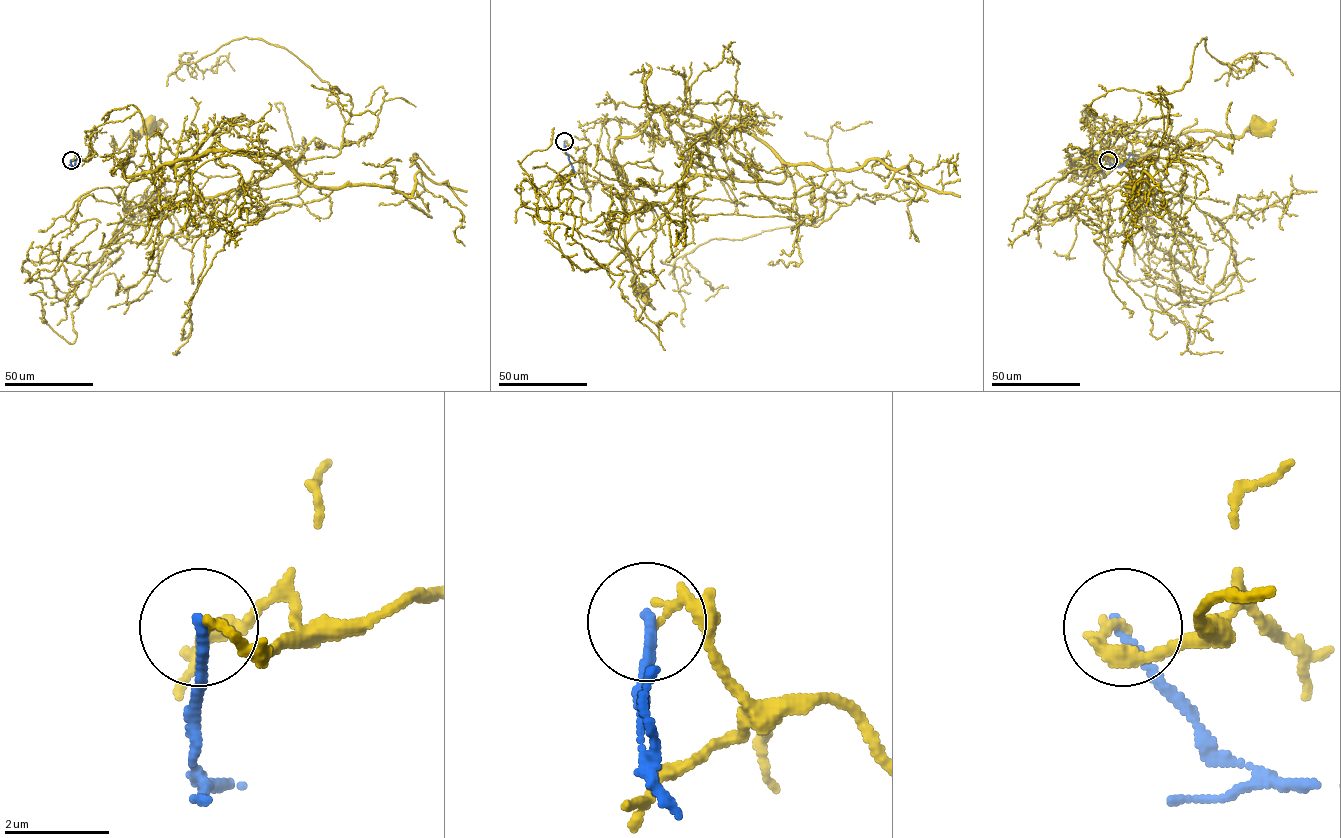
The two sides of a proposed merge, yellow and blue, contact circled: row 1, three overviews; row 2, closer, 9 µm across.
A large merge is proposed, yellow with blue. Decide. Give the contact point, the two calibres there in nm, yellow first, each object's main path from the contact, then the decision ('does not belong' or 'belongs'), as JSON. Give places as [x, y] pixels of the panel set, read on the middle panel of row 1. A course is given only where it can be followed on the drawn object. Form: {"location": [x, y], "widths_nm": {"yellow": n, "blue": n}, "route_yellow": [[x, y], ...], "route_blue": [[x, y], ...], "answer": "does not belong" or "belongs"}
{"location": [564, 141], "widths_nm": {"yellow": 180, "blue": 200}, "route_yellow": [[564, 141], [577, 149], [594, 144], [627, 179], [626, 248], [635, 284], [644, 291]], "route_blue": [[564, 141], [574, 172]], "answer": "does not belong"}

